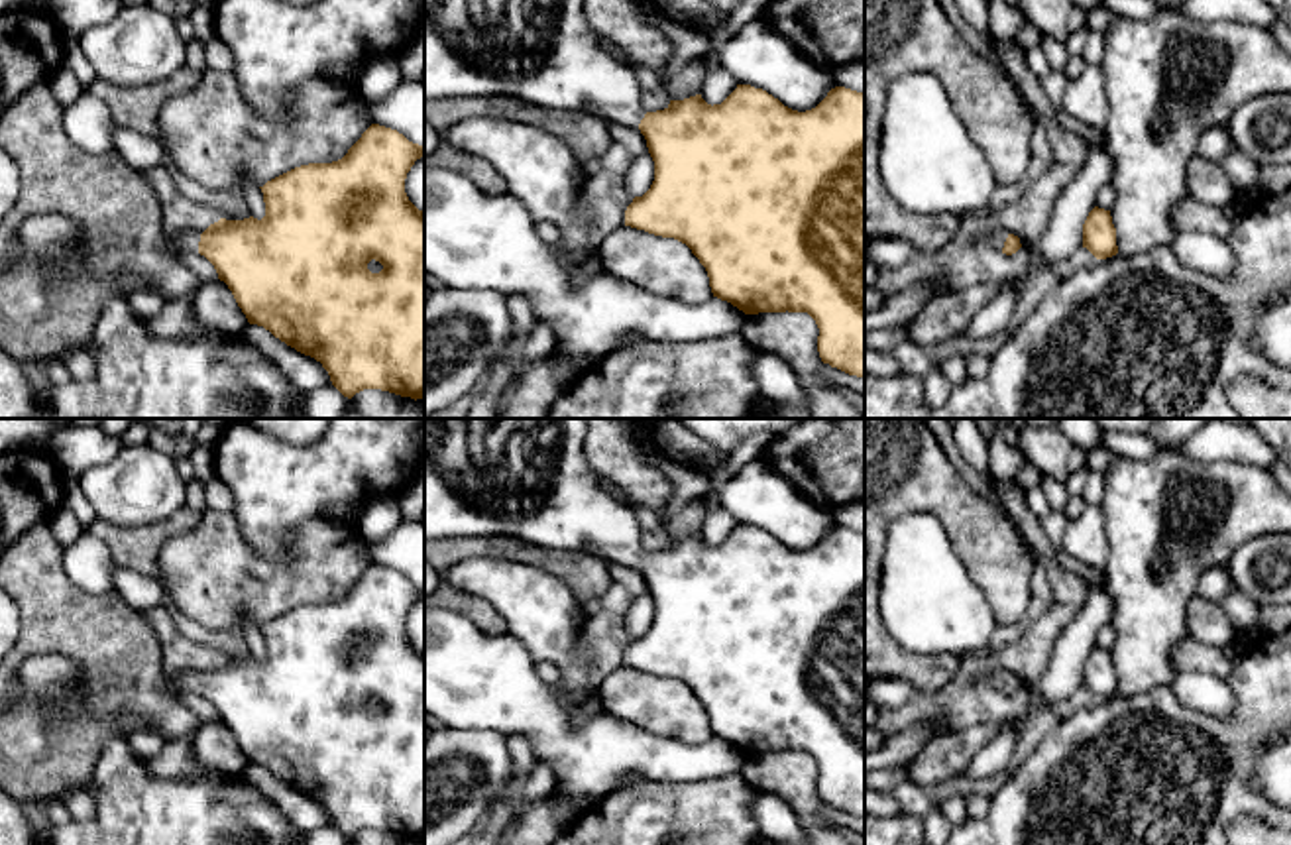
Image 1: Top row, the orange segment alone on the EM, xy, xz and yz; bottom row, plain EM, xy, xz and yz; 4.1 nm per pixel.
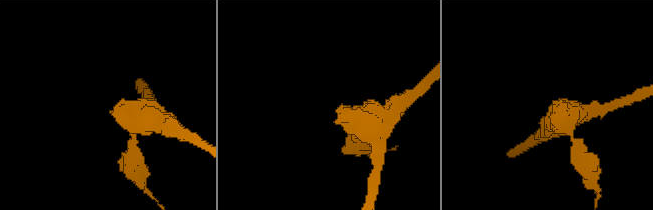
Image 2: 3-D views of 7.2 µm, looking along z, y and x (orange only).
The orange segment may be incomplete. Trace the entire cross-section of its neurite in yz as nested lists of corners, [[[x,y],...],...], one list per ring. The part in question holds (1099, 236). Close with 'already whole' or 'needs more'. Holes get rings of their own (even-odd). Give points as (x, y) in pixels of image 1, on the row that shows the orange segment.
[[[1095,206],[1083,224],[1083,248],[1096,259],[1106,259],[1118,254],[1116,228],[1110,210]]]; already whole

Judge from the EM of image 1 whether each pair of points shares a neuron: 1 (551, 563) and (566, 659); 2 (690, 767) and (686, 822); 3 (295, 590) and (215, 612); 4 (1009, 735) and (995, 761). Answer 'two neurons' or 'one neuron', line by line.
1: two neurons
2: two neurons
3: one neuron
4: one neuron

